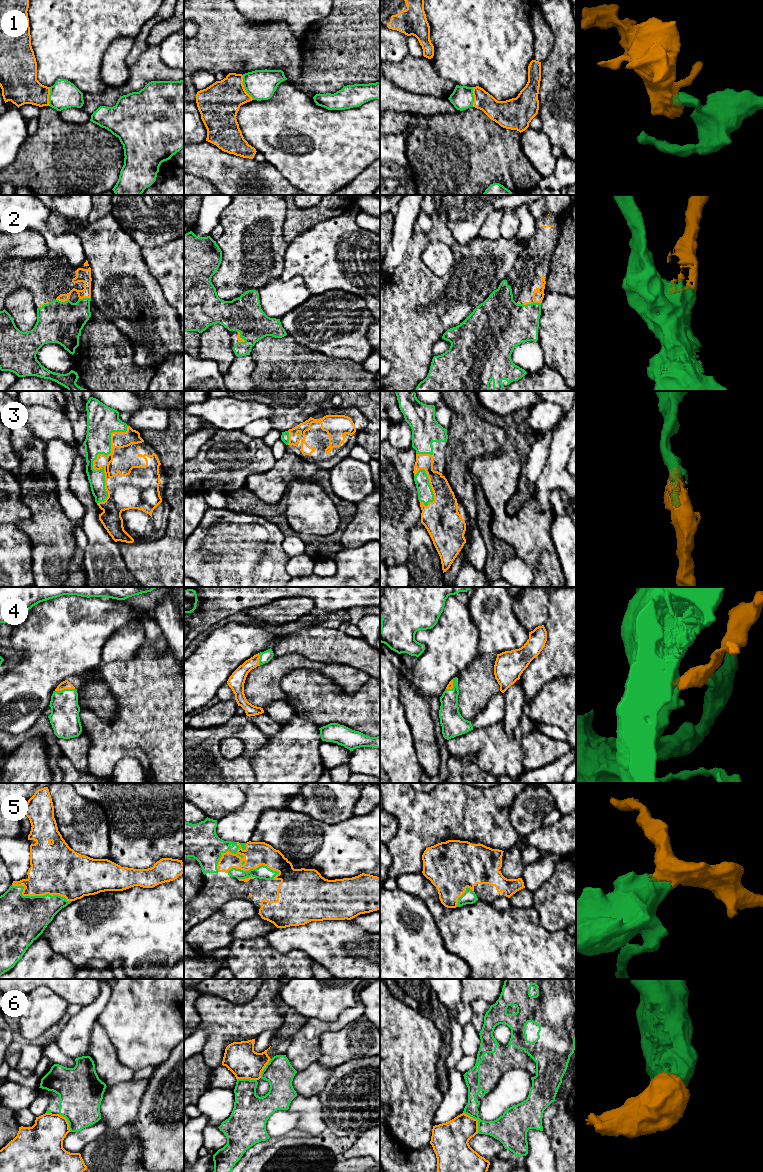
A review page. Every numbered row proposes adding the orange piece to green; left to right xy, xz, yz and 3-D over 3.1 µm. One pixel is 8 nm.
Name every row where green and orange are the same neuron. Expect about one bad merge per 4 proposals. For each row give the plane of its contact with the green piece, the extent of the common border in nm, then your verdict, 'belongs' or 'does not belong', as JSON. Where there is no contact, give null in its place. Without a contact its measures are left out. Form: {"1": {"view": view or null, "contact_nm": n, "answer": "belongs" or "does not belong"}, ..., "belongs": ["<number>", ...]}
{"1": {"view": "xz", "contact_nm": 220, "answer": "does not belong"}, "2": {"view": "yz", "contact_nm": 150, "answer": "belongs"}, "3": {"view": "xy", "contact_nm": 650, "answer": "belongs"}, "4": {"view": "xy", "contact_nm": 160, "answer": "belongs"}, "5": {"view": "xz", "contact_nm": 320, "answer": "belongs"}, "6": {"view": "yz", "contact_nm": 200, "answer": "does not belong"}, "belongs": ["2", "3", "4", "5"]}

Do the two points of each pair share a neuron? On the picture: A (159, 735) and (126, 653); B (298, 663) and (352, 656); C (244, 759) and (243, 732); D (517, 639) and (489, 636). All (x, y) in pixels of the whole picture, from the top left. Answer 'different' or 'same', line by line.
A: different
B: different
C: same
D: same

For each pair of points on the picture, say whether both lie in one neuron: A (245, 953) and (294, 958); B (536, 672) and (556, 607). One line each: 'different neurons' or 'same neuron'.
A: same neuron
B: same neuron

